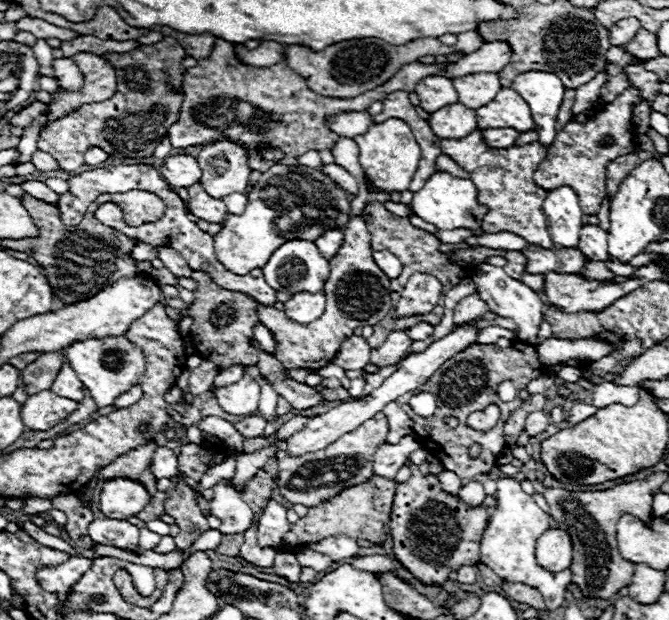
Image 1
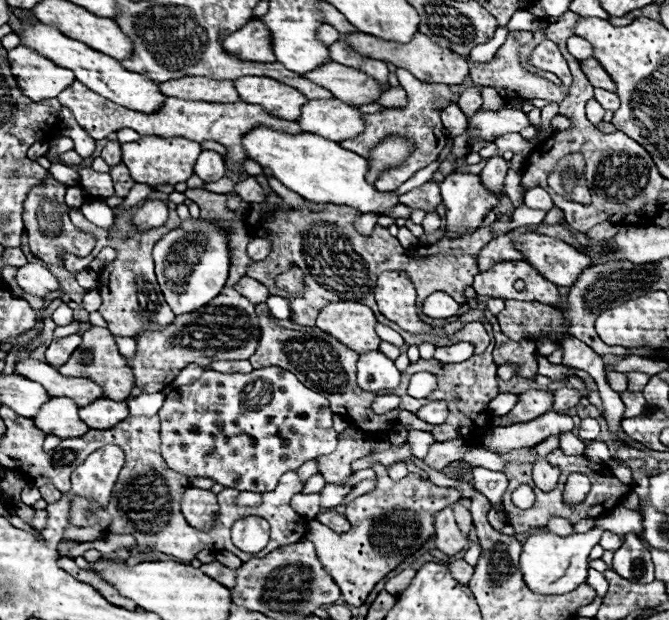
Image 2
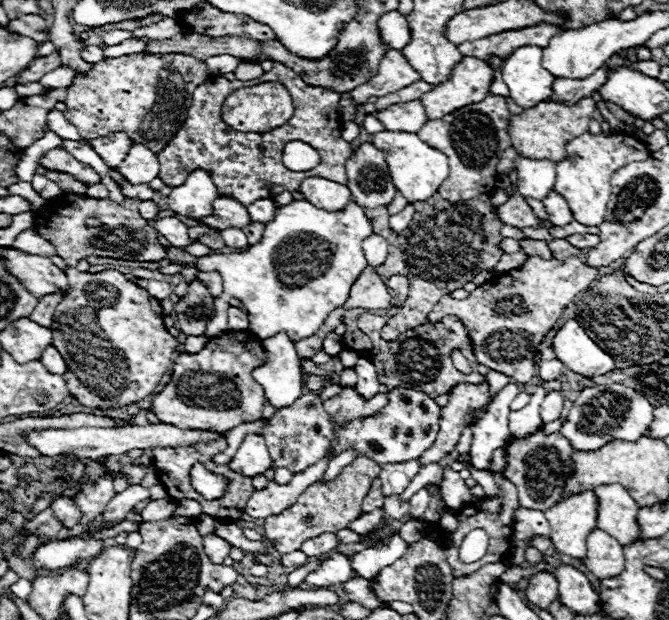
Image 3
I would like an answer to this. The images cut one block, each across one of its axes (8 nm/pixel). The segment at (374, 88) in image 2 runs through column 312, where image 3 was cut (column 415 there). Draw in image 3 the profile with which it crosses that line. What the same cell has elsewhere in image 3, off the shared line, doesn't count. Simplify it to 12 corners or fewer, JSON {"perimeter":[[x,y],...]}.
{"perimeter":[[390,50],[378,74],[350,92],[356,106],[398,92],[422,76],[400,50]]}

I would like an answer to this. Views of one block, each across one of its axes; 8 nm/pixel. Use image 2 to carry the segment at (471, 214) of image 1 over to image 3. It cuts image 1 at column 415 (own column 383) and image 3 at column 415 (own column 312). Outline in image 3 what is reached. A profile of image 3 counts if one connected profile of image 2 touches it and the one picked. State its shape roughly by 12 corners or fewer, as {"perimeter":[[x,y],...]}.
{"perimeter":[[384,130],[392,182],[408,202],[432,198],[448,158],[418,134]]}

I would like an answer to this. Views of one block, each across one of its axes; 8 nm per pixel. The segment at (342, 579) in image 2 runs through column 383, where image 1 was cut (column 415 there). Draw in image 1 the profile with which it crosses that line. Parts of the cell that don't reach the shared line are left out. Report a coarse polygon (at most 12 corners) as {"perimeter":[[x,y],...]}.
{"perimeter":[[436,476],[396,486],[394,556],[442,586],[480,562],[490,516],[446,494]]}

